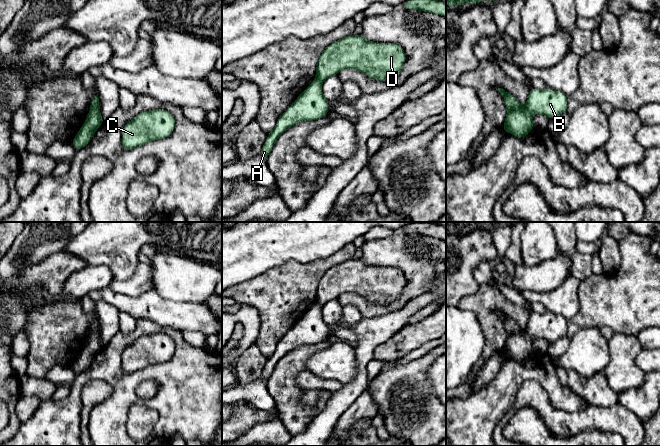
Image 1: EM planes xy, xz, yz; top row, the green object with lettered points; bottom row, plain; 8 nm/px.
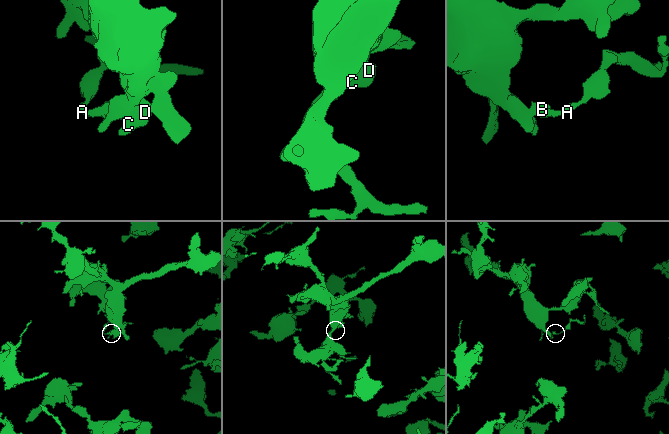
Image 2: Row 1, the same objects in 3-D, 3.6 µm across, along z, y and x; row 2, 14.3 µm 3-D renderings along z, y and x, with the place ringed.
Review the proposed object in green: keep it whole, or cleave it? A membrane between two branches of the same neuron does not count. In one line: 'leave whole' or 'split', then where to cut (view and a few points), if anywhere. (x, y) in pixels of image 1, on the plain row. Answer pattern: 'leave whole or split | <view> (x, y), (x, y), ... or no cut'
split | xy (98, 329), (90, 335)

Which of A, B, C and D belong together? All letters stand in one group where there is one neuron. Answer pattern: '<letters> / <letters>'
A B / C D

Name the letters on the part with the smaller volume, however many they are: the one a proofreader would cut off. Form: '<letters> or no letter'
A, B

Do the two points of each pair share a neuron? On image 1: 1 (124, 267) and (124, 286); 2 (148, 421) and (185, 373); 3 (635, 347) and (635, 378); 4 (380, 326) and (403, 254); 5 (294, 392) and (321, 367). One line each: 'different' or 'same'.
1: different
2: different
3: same
4: different
5: different

